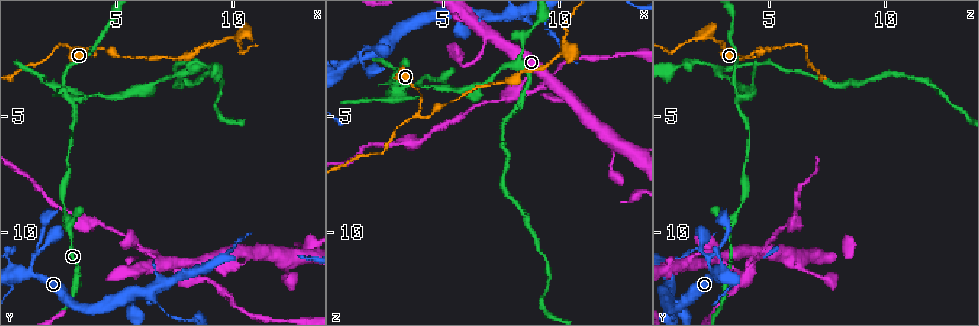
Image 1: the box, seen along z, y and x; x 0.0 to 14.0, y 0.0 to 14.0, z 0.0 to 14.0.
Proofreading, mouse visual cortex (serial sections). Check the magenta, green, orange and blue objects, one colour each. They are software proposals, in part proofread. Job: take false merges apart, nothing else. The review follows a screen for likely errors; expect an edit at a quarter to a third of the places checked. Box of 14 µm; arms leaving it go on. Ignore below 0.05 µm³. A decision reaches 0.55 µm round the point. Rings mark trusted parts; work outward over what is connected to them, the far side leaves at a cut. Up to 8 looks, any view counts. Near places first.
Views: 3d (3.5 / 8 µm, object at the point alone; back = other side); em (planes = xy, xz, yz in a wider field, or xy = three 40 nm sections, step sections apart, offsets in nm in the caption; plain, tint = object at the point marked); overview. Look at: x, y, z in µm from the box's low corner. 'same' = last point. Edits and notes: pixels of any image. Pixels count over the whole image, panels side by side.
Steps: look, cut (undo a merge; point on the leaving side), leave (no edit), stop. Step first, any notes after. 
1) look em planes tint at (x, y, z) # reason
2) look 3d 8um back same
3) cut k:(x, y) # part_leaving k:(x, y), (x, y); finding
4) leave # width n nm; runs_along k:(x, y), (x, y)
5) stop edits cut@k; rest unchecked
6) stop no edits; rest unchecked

look 3d 3.5um at (1.4, 11.1, 2.4) # arms part here

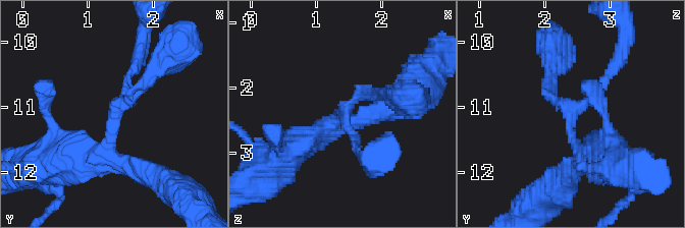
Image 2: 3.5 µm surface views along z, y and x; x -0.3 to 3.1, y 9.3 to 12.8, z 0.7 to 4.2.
look em xy step 5 tint at (1.45, 11.10, 2.35) # arms 3; arm_widths 150, 150, 250 nm; now the EM

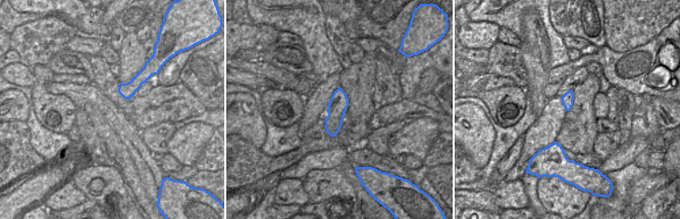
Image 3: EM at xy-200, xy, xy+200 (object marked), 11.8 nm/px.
leave # runs_along 2:(577, 164), (550, 70); one cell here

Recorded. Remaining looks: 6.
look 3d 3.5um at (3.1, 9.4, 3.2) # abrupt turn

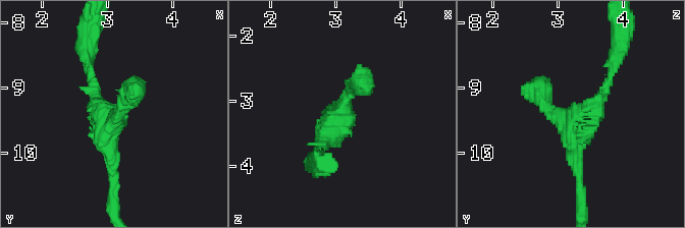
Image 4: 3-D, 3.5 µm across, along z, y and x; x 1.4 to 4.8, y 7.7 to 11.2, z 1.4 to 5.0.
look em xy step 1 plain at (3.10, 9.50, 3.10)

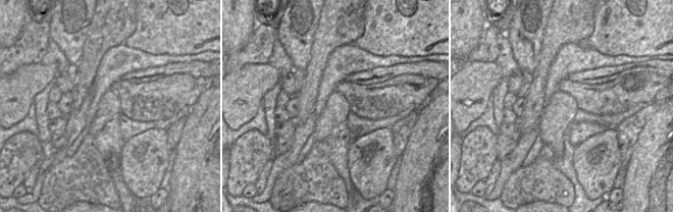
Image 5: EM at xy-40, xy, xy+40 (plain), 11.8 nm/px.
look em xy step 1 tint same # with the object marked

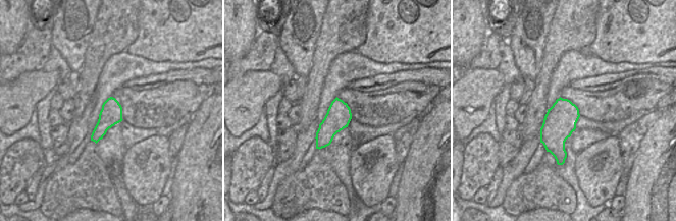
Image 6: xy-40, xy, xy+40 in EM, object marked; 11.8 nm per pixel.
leave # runs_along 4:(579, 181), (567, 119), (609, 78); all the same cell

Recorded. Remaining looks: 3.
look 3d 3.5um back at (3.2, 4.4, 3.6) # sharp bend

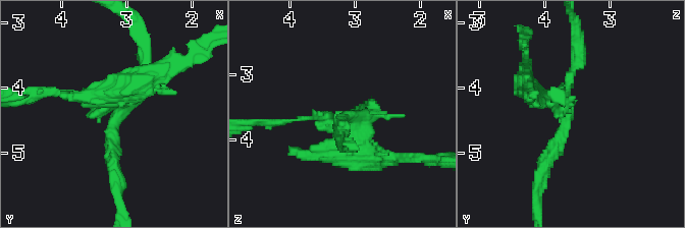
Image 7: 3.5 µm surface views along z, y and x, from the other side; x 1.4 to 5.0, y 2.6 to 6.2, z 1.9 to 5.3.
look em xy step 5 tint at (3.20, 4.40, 3.65)

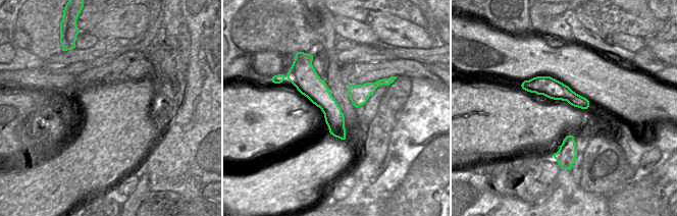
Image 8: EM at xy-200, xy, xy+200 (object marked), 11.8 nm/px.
cut 7:(125, 72) # part_leaving 7:(111, 107), (80, 95), (27, 95); two cells meet here

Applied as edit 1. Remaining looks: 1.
stop edits cut@7; rest unchecked

